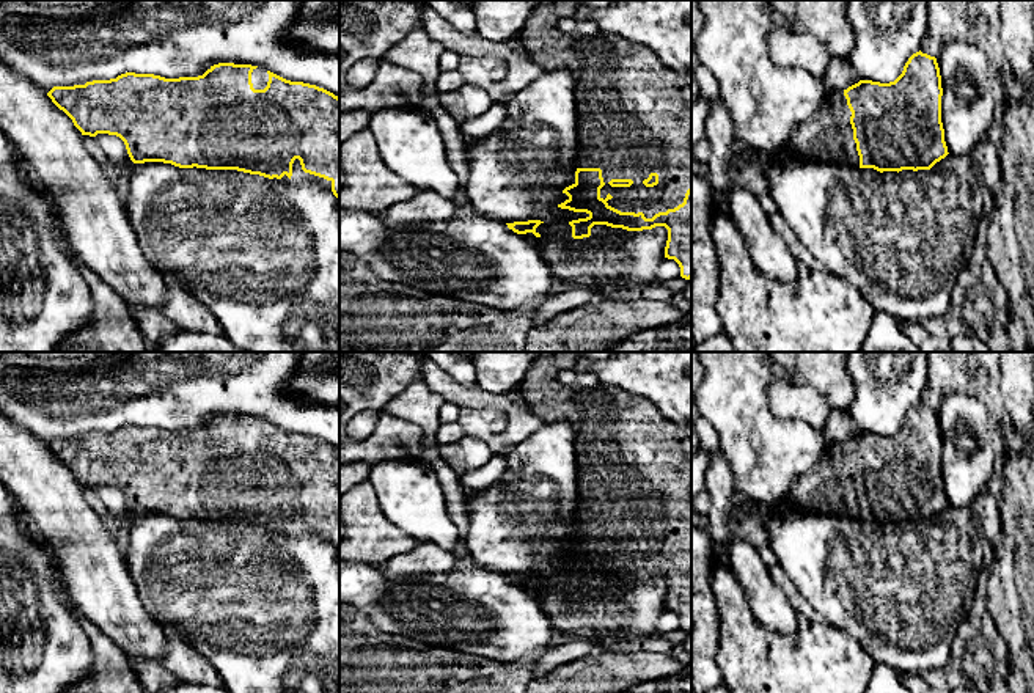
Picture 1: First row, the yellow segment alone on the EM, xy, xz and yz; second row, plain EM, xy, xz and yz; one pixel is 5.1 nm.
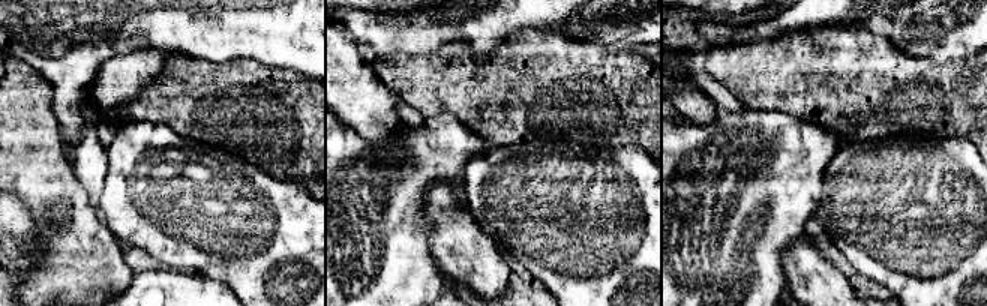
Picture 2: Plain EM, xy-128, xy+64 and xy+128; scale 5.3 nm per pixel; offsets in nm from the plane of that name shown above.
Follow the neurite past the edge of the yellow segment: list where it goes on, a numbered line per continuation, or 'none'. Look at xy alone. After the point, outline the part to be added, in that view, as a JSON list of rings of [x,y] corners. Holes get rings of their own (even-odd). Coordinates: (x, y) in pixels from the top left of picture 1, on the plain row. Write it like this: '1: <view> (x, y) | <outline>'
1: xy (260, 429) | [[[264,420],[253,421],[251,435],[255,442],[264,442],[267,438],[267,434],[269,434],[267,421]]]
2: xy (299, 527) | [[[295,511],[294,515],[292,515],[292,528],[288,530],[284,526],[280,533],[283,533],[283,534],[292,534],[292,536],[300,536],[300,534],[306,534],[306,533],[311,533],[311,531],[319,533],[325,541],[328,541],[332,544],[332,533],[327,533],[324,530],[305,525],[302,522],[302,517],[300,517],[299,511]]]

